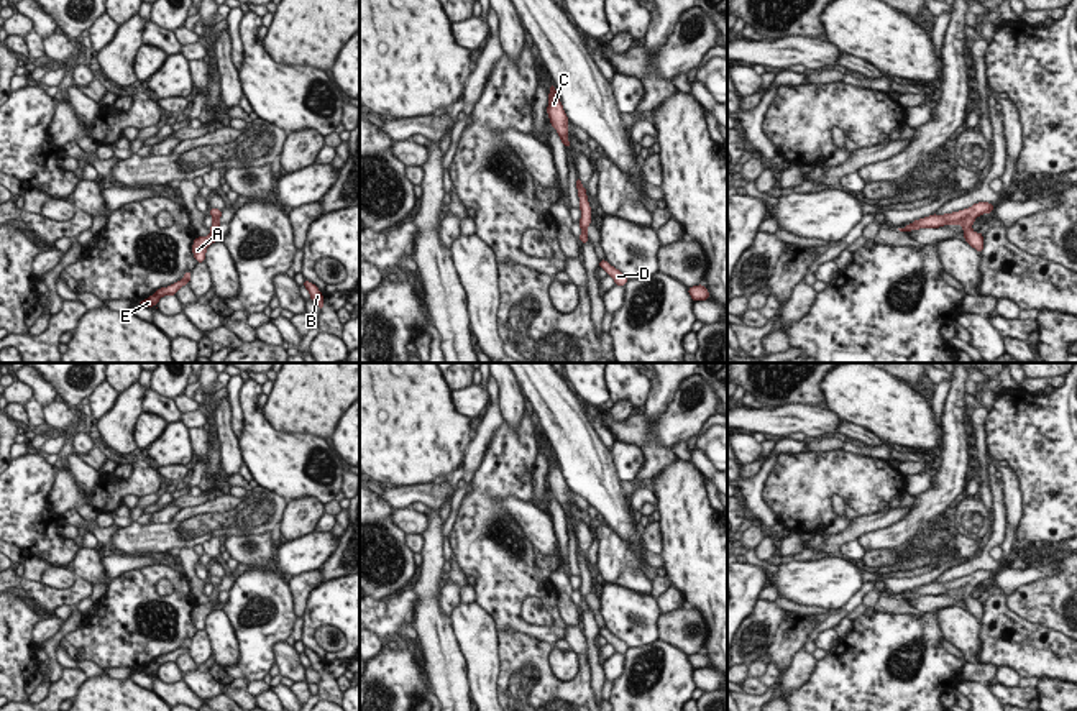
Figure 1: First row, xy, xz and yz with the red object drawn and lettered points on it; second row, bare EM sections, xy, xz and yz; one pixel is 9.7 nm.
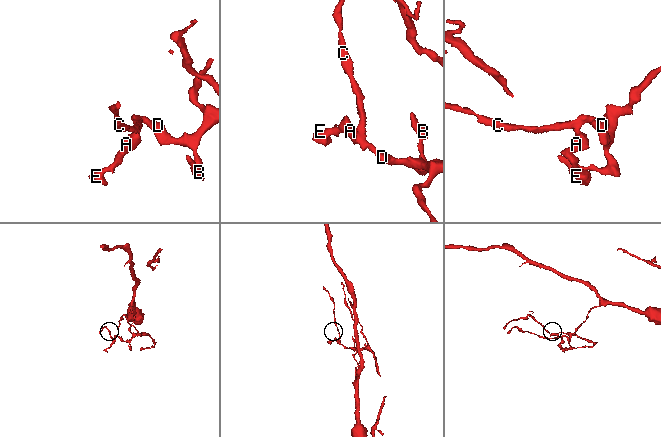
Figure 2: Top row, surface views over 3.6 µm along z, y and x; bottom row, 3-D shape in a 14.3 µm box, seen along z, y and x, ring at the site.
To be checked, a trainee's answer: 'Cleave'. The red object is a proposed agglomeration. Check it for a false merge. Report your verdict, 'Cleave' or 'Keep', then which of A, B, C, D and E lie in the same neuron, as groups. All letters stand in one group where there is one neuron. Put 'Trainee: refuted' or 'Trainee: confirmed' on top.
Trainee: refuted
Keep. Groups: A B C D E

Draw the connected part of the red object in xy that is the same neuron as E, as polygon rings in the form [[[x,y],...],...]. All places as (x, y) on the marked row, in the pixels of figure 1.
[[[187,271],[181,281],[169,284],[167,287],[158,289],[153,296],[141,300],[140,304],[146,305],[148,309],[151,309],[153,305],[156,307],[161,297],[176,296],[182,286],[189,284],[190,278],[192,278],[192,273]]]

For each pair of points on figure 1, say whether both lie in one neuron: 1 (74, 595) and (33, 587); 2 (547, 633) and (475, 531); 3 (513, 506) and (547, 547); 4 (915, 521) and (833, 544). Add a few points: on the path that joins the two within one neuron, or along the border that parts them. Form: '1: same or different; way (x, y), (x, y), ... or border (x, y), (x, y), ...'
1: same; way (64, 595), (43, 595)
2: same; way (517, 619), (504, 603), (503, 567), (499, 560)
3: same; way (522, 514), (544, 537)
4: different; border (893, 522), (864, 532), (857, 539)

